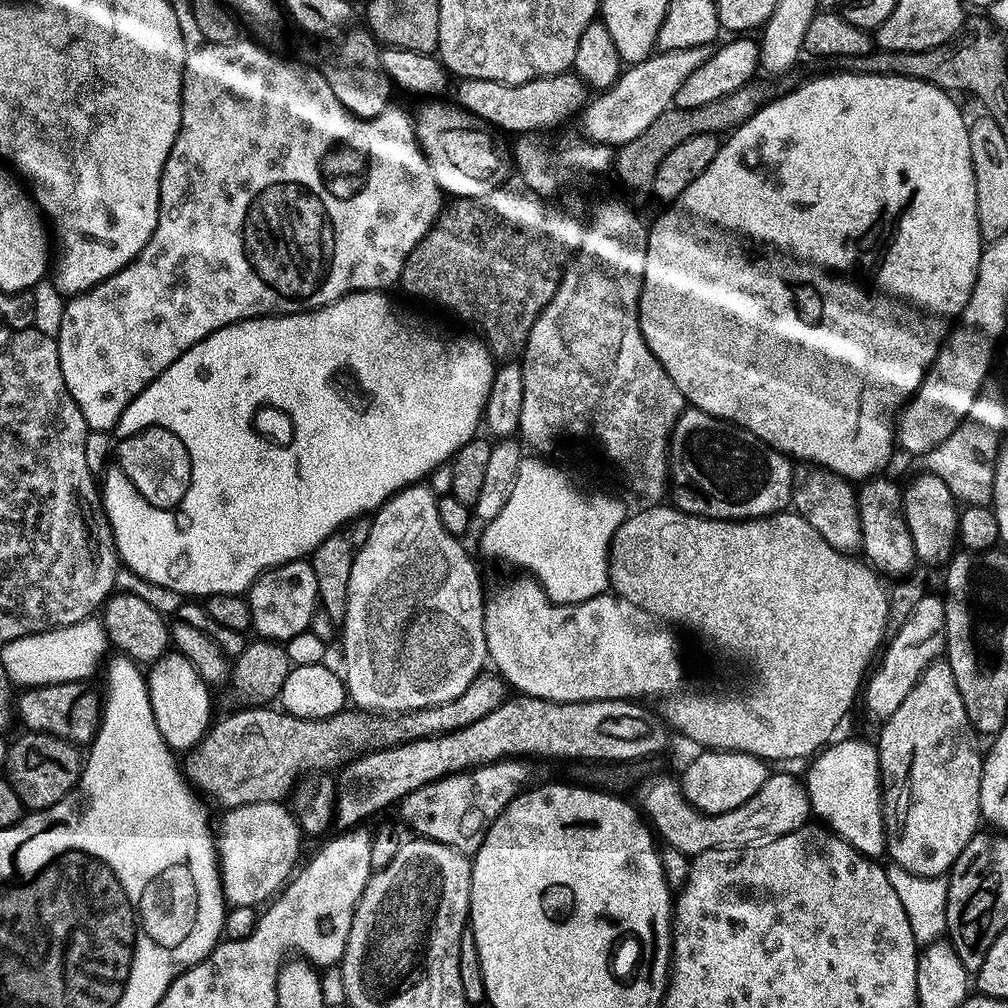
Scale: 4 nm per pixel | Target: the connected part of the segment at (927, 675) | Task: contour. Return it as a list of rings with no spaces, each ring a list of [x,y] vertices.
[[[941,658],[932,661],[930,667],[918,678],[914,690],[910,690],[910,694],[906,694],[902,706],[898,706],[898,710],[894,710],[894,714],[890,714],[890,718],[883,721],[881,728],[884,729],[880,732],[880,740],[878,739],[878,751],[880,753],[880,786],[884,801],[884,833],[888,836],[887,855],[889,857],[892,855],[890,860],[893,865],[905,868],[912,875],[943,877],[951,869],[952,863],[958,858],[958,854],[962,854],[962,850],[966,850],[968,843],[977,835],[978,829],[976,827],[982,824],[980,783],[982,782],[982,770],[984,769],[982,748],[980,752],[979,746],[976,745],[977,733],[966,714],[962,694],[958,694],[958,682],[954,682],[954,670],[950,670],[947,659]]]

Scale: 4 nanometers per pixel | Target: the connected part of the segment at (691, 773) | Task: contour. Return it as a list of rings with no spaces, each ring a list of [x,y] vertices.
[[[704,750],[699,753],[684,768],[684,773],[678,776],[678,783],[686,802],[692,808],[705,812],[707,816],[726,814],[730,810],[738,810],[750,798],[762,790],[770,775],[770,768],[765,761],[745,752],[717,752]]]

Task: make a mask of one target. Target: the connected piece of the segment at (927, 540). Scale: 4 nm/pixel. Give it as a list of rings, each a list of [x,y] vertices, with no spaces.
[[[931,474],[916,476],[902,488],[904,497],[904,517],[910,530],[910,538],[914,538],[914,550],[917,561],[923,564],[947,565],[958,548],[956,527],[958,526],[958,502],[950,494],[950,486],[942,482],[942,478]]]

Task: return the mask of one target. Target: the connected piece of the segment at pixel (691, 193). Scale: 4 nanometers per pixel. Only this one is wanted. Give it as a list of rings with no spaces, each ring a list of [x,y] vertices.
[[[837,72],[837,76],[816,76],[797,92],[769,99],[748,121],[733,128],[718,154],[714,154],[714,162],[650,224],[646,274],[640,291],[640,329],[646,346],[662,362],[666,374],[670,374],[674,386],[678,386],[691,407],[756,435],[760,443],[801,465],[825,468],[849,482],[863,482],[883,473],[892,460],[892,447],[895,449],[898,444],[895,431],[900,409],[924,381],[954,321],[968,305],[976,285],[982,241],[970,158],[969,121],[964,120],[959,106],[951,100],[953,97],[922,80],[915,81],[916,92],[908,92],[902,76]]]

